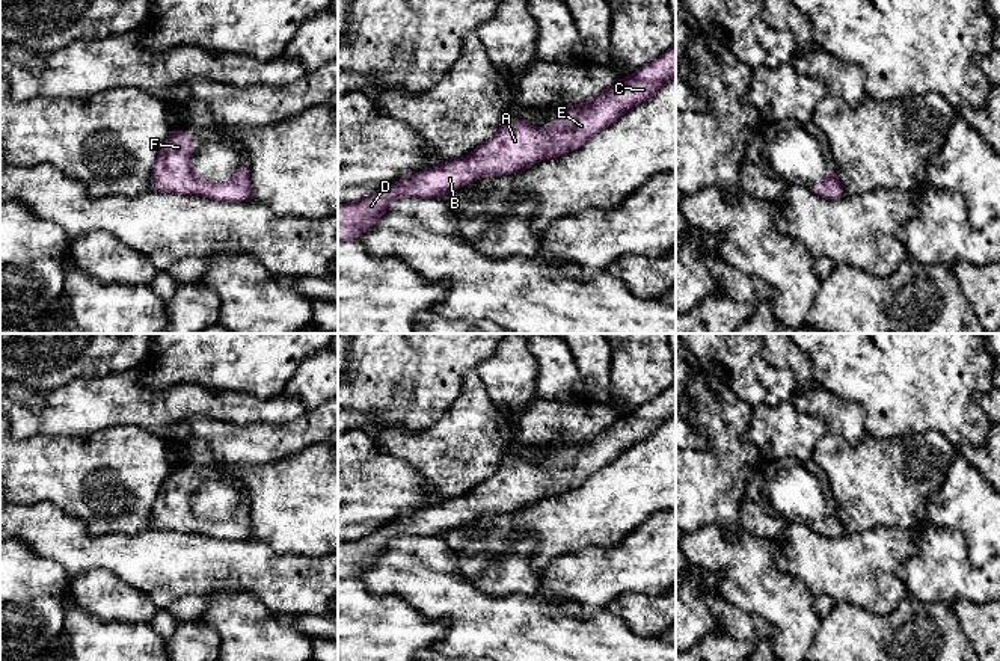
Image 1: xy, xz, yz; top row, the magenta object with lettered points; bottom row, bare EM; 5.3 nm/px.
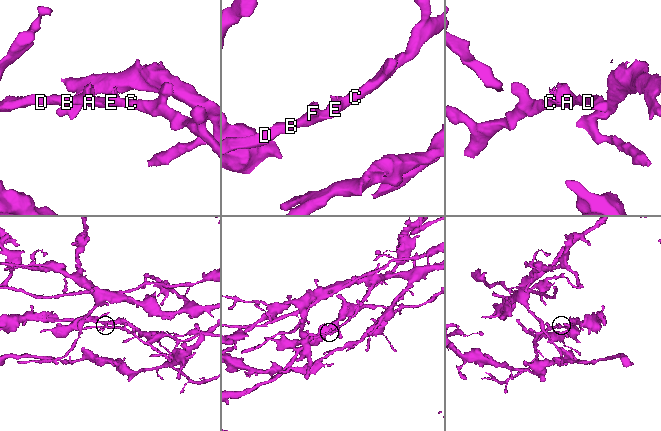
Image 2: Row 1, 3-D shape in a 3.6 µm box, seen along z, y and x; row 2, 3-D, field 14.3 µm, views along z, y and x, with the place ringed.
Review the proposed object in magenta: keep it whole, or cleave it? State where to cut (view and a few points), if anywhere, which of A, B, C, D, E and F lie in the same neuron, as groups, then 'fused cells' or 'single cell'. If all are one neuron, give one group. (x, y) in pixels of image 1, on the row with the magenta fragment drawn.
cut none; groups A B C D E F; single cell

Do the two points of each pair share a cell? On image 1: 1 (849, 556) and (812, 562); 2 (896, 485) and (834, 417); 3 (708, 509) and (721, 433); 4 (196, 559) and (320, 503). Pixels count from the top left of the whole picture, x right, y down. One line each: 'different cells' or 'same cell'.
1: same cell
2: different cells
3: same cell
4: different cells

